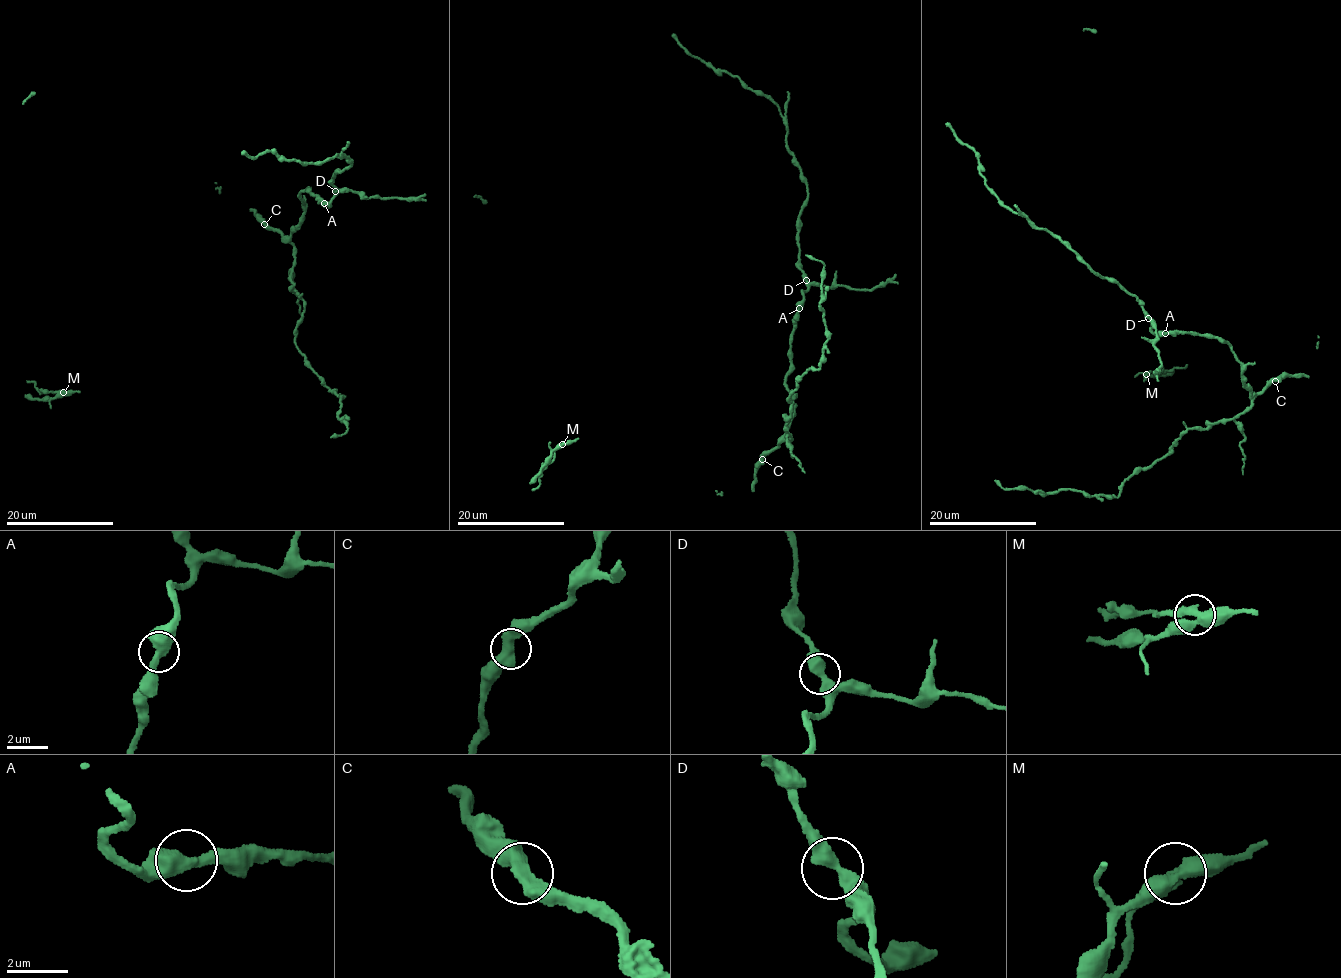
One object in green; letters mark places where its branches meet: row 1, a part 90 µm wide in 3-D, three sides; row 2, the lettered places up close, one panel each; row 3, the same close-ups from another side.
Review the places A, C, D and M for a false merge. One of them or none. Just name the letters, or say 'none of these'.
M

